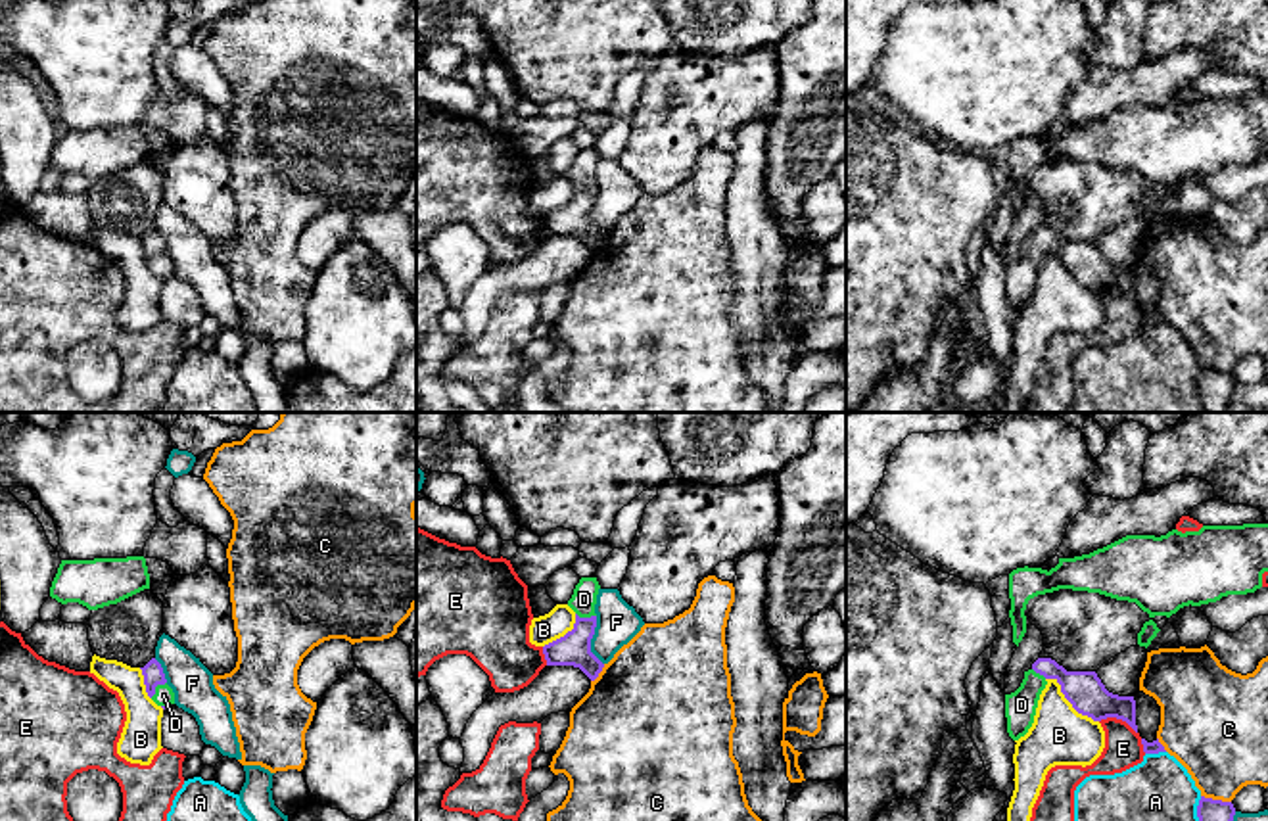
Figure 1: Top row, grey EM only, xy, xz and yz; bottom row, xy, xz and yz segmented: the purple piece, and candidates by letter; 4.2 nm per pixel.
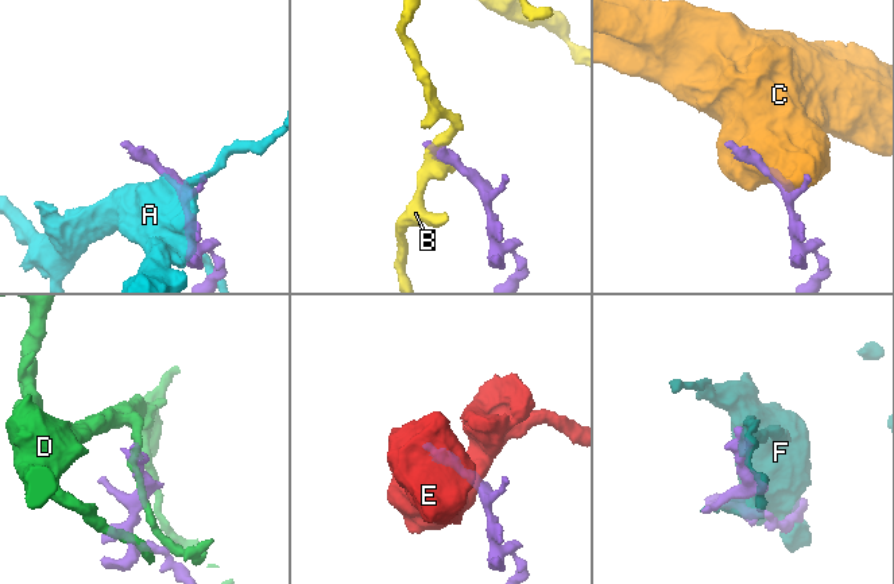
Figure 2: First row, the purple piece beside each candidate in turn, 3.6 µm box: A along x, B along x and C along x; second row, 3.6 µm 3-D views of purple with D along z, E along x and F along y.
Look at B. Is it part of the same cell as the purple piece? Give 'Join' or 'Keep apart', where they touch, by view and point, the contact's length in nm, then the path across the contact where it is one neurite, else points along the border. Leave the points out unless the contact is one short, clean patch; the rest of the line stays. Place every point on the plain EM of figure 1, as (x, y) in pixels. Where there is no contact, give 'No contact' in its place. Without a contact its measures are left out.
Keep apart. Touches purple at yz (1069, 271). Shared border 300 nm

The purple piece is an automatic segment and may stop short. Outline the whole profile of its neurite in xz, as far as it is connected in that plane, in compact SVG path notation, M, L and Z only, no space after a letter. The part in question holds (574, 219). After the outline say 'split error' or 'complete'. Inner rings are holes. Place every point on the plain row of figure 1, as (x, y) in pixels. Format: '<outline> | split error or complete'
M581 148L568 176L575 182L574 199L543 217L547 236L579 238L591 251L599 247L604 234L591 223L591 209L597 198L597 148Z | split error

